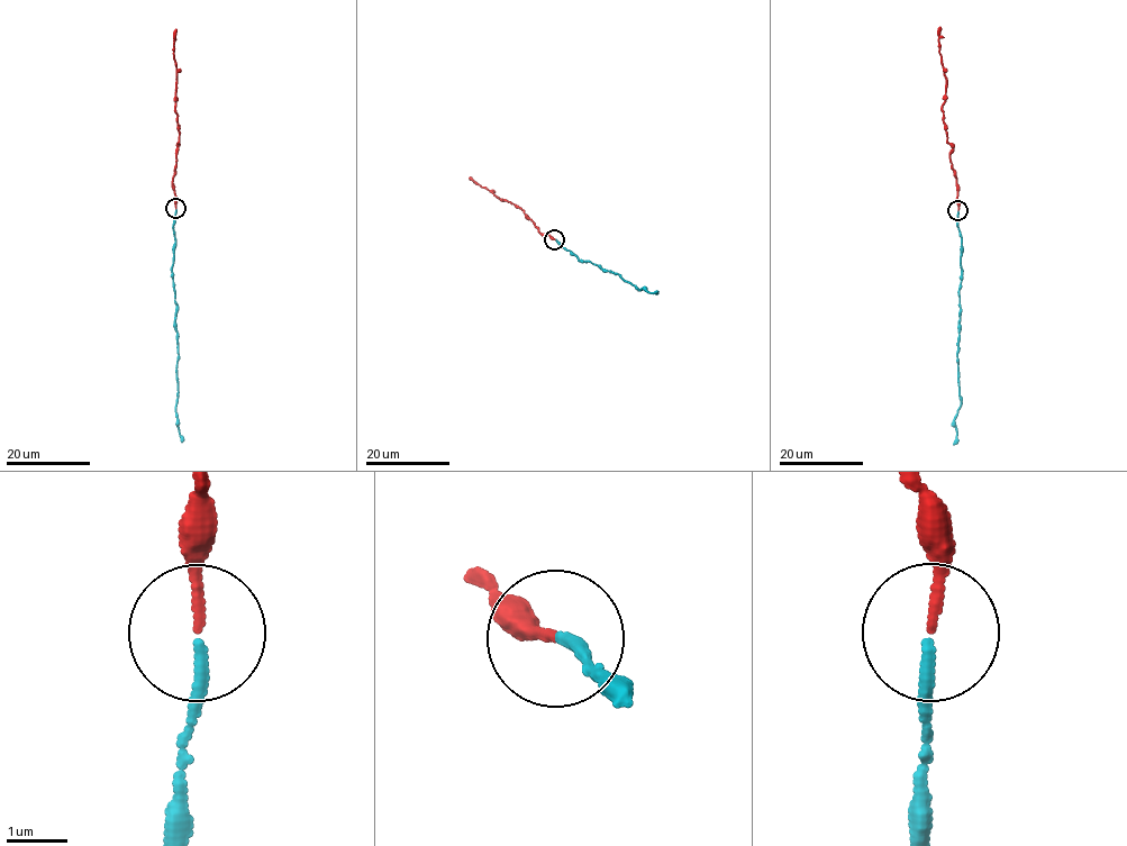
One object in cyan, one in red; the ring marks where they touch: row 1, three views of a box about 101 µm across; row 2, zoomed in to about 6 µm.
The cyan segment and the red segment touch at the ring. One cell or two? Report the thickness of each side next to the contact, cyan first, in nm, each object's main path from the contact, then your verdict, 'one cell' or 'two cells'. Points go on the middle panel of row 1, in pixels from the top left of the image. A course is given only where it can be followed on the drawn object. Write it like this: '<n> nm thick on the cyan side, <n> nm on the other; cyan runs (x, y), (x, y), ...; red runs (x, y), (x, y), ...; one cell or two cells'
190 nm thick on the cyan side, 120 nm on the other; cyan runs (555, 239), (582, 262), (588, 261), (618, 273), (639, 290), (657, 291); red runs (554, 239), (538, 232), (524, 210), (494, 196), (471, 178); one cell

